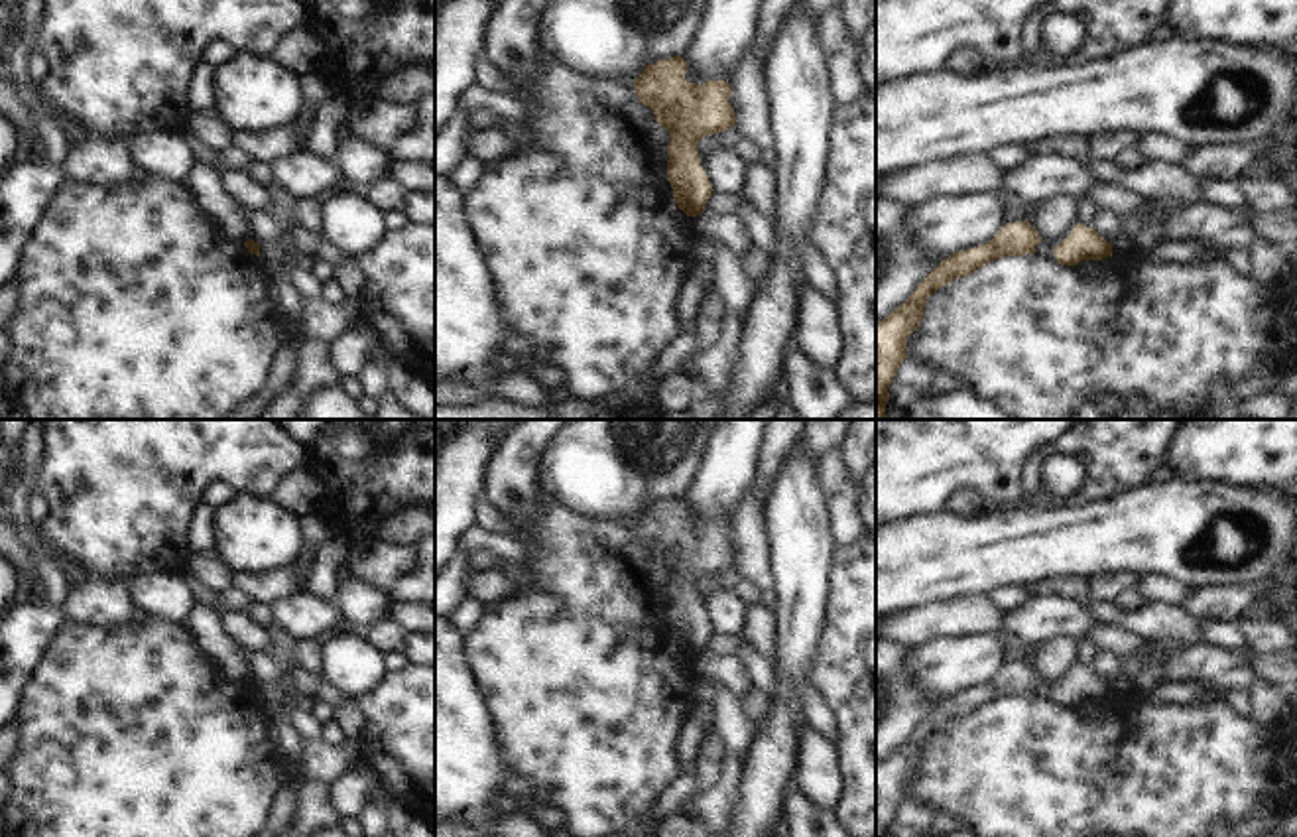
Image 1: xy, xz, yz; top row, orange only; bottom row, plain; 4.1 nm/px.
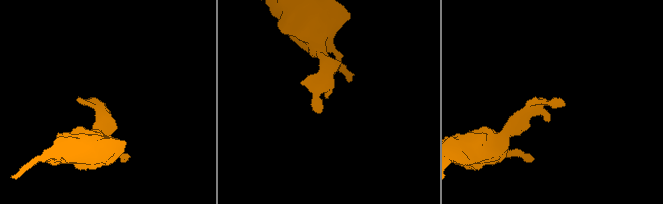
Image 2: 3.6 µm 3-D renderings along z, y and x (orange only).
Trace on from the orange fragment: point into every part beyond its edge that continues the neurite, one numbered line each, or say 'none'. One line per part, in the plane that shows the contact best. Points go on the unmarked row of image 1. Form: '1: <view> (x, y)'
none

